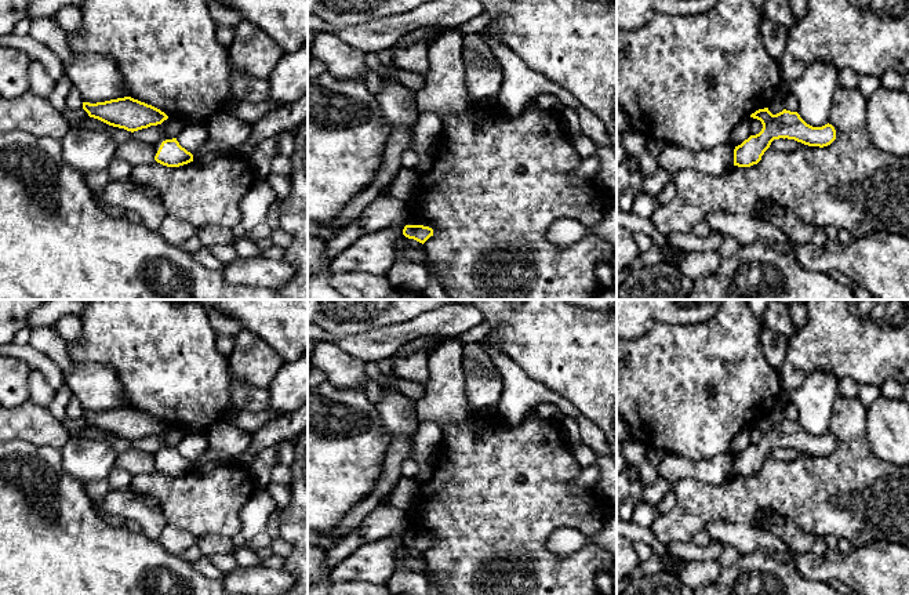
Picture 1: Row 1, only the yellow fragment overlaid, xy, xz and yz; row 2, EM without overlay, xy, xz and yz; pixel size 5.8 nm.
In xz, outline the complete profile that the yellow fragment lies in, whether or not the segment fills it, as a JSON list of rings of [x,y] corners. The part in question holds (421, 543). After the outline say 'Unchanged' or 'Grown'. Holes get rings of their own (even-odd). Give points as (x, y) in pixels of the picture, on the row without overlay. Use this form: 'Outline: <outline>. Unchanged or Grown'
Outline: [[[406,534],[403,544],[423,554],[430,545],[433,545],[433,538],[423,534]]]. Unchanged

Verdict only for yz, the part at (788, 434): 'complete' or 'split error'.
complete

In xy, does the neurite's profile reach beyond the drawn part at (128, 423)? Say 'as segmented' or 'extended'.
as segmented

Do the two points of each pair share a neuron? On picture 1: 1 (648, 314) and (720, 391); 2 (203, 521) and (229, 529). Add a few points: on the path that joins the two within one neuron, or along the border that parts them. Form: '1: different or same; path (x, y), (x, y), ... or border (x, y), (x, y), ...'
1: different; border (690, 323), (657, 323), (646, 334), (631, 340)
2: same; path (210, 521), (220, 521), (222, 523)

